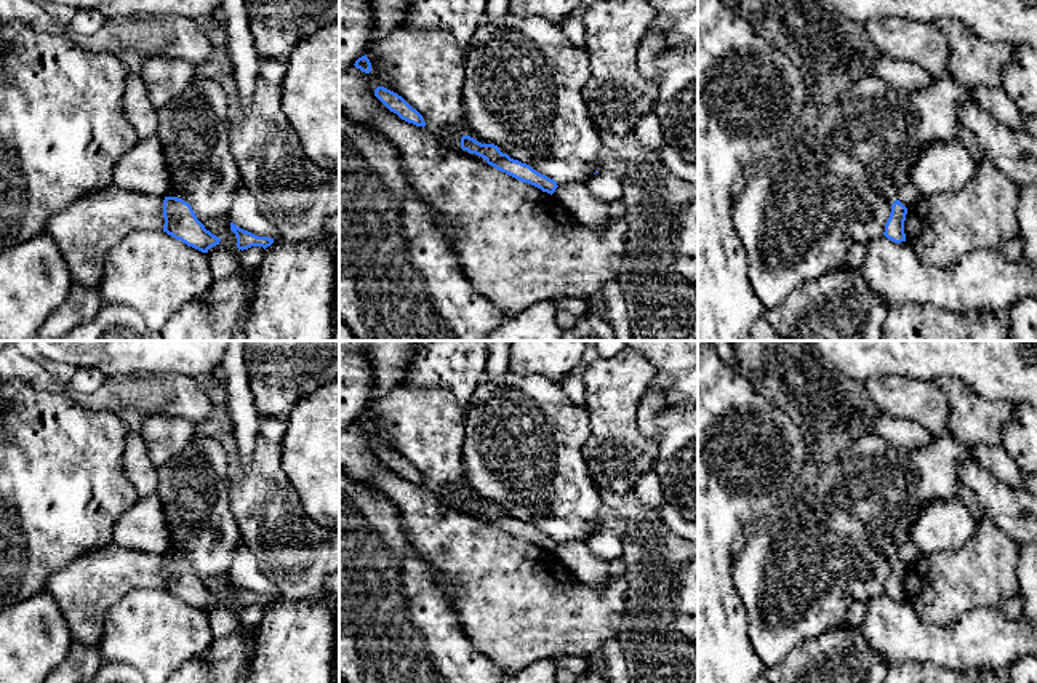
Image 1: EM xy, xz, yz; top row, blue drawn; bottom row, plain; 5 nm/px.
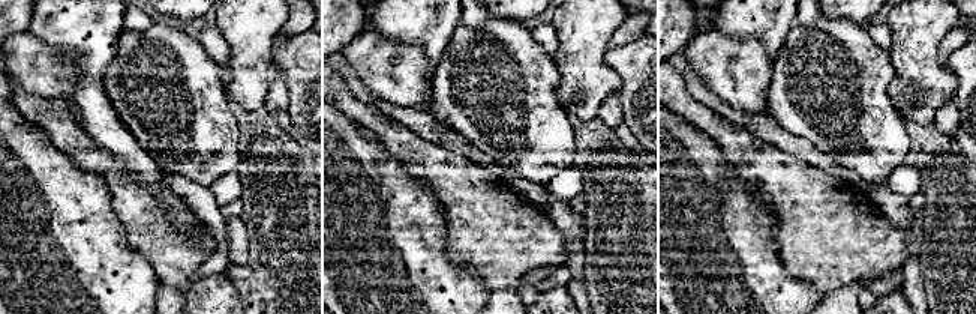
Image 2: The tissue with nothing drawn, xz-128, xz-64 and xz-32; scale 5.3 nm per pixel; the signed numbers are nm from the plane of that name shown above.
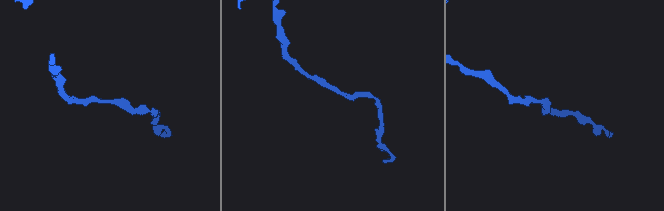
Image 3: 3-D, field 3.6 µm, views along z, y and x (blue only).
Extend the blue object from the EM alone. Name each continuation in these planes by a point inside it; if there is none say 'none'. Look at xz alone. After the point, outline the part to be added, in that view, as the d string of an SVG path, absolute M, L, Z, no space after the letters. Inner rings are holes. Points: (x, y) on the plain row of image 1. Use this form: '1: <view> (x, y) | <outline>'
none

